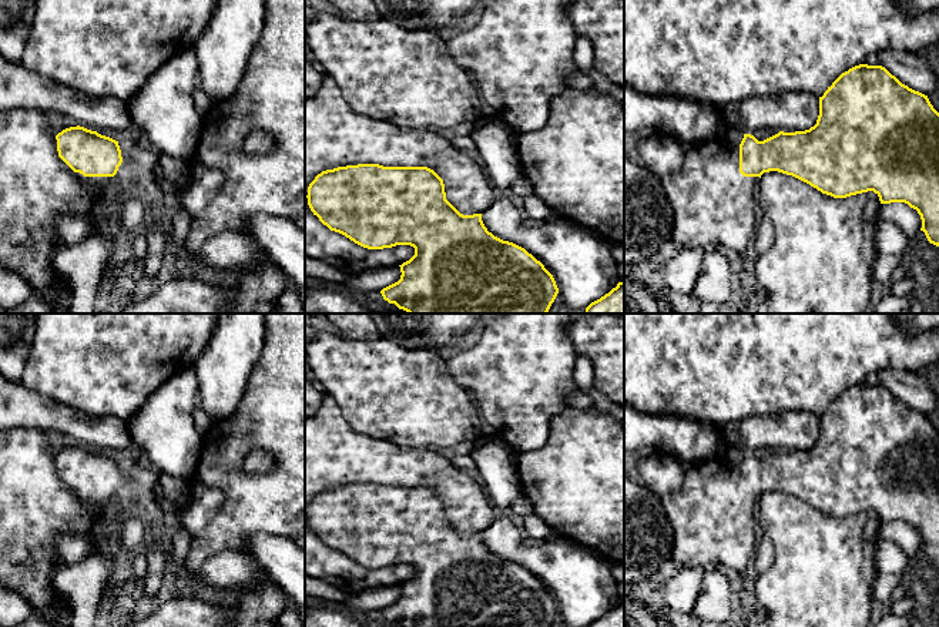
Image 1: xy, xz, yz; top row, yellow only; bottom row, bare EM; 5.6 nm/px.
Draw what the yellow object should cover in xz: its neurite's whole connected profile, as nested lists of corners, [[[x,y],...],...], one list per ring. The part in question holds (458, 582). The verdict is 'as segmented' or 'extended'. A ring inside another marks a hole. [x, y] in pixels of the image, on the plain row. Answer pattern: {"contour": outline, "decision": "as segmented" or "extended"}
{"contour": [[[358,483],[326,489],[309,503],[306,517],[323,544],[363,567],[415,567],[415,574],[399,584],[400,598],[380,610],[398,627],[550,627],[559,613],[553,594],[531,573],[489,551],[482,533],[460,533],[446,519],[443,499],[427,486]]], "decision": "as segmented"}

